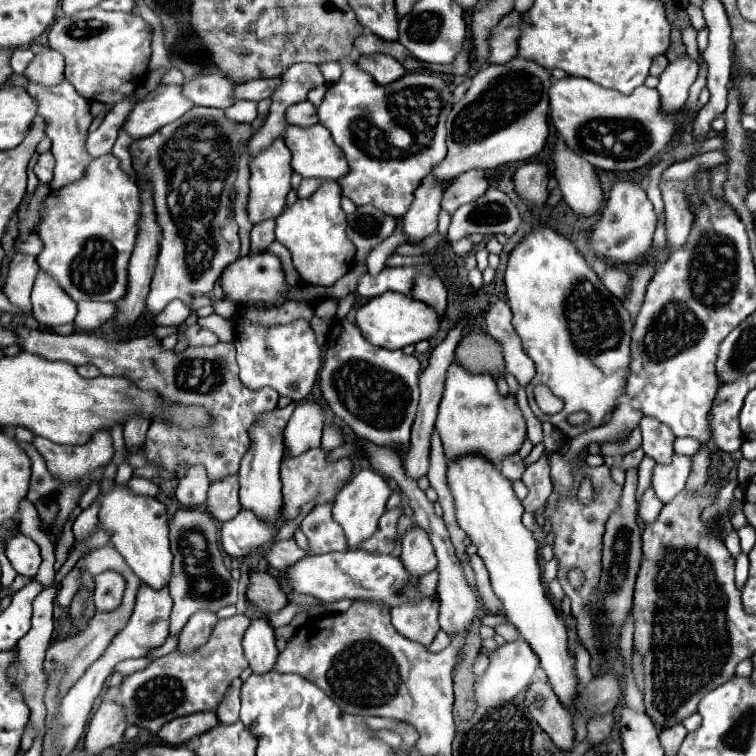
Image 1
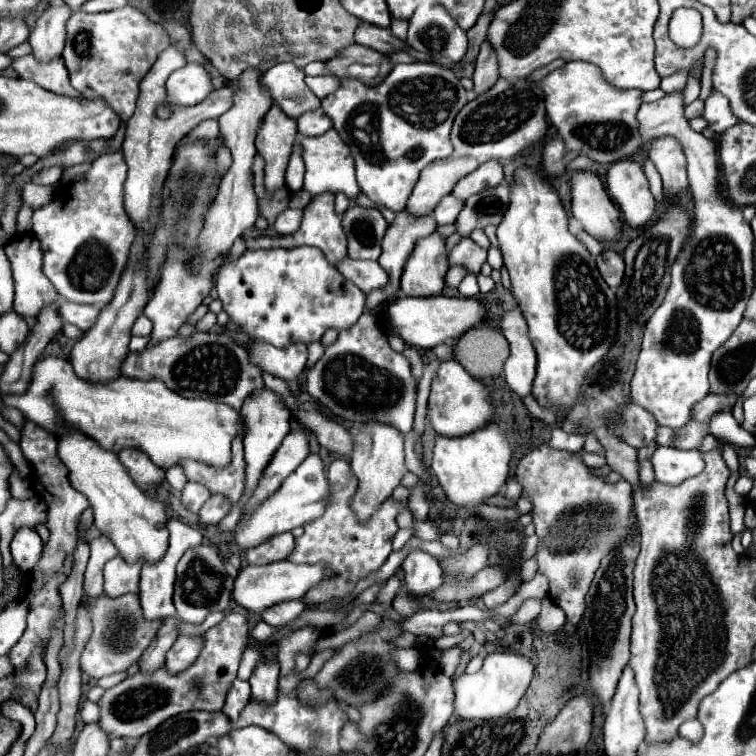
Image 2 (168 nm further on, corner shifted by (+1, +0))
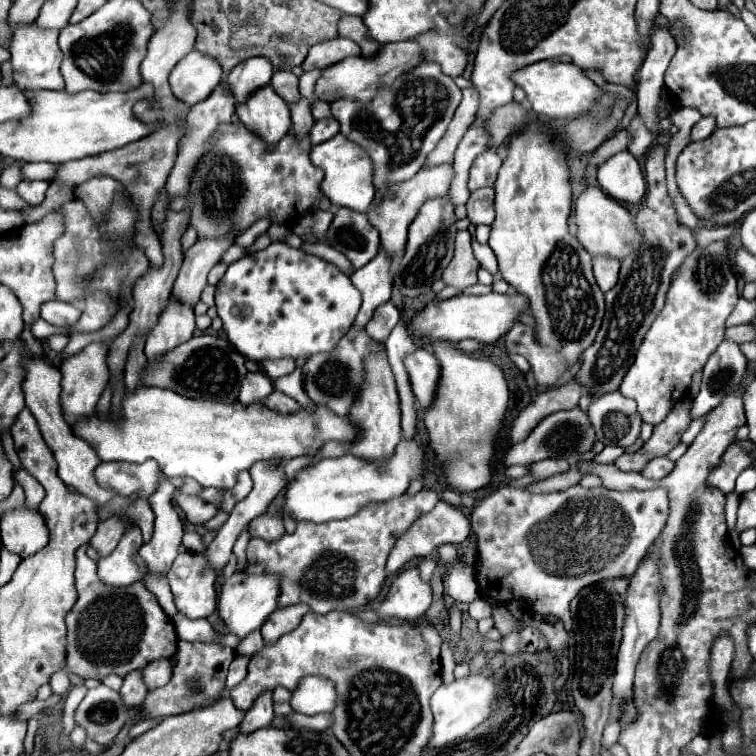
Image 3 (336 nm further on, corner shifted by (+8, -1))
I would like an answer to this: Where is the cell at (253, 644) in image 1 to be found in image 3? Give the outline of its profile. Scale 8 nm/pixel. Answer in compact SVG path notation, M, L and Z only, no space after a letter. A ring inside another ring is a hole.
M264 693L260 695L260 699L254 701L254 705L246 711L244 721L238 725L238 733L252 733L256 729L268 727L274 719L274 711L272 711L272 693Z

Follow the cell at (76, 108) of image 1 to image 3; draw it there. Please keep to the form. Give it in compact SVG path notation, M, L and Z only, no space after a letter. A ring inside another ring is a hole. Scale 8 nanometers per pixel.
M36 21L26 25L16 25L14 37L10 41L12 67L14 67L14 83L22 91L38 91L38 89L64 89L64 79L60 75L62 51L58 47L58 29L40 29Z

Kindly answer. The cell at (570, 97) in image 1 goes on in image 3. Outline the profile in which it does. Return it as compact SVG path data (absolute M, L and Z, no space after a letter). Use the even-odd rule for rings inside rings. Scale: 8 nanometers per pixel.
M536 61L530 63L518 71L512 73L514 85L522 87L528 101L532 103L532 109L538 115L546 115L550 119L574 119L580 117L588 107L600 105L600 87L592 83L580 67L574 63L562 63L562 61Z

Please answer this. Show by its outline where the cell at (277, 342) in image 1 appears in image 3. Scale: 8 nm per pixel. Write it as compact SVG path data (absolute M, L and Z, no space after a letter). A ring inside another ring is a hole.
M284 357L284 359L274 359L274 361L264 361L262 369L270 379L278 379L278 377L290 375L296 369L296 363L288 357Z

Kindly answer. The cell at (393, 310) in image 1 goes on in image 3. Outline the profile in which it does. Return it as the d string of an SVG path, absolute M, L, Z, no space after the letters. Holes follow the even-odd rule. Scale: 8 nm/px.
M488 293L482 297L456 295L446 301L430 301L422 313L416 313L416 317L410 321L410 327L416 335L428 341L440 339L458 343L462 339L478 339L482 343L496 343L514 327L518 317L526 311L528 311L528 299L520 293L512 295Z

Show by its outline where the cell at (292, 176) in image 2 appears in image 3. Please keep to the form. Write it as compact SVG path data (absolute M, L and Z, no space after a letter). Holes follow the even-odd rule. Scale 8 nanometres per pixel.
M300 97L296 103L290 105L290 111L292 111L292 123L294 123L292 129L294 129L294 133L306 135L314 125L312 111L310 111L310 101L306 97Z

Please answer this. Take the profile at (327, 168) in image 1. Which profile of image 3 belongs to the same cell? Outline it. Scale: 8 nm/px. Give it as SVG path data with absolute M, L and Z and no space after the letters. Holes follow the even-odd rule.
M338 133L330 141L324 141L324 145L314 145L310 159L314 165L324 169L324 181L320 187L322 193L336 207L348 207L358 213L368 213L374 199L374 185L372 185L374 171L372 171L372 159L360 145L344 139L344 135Z

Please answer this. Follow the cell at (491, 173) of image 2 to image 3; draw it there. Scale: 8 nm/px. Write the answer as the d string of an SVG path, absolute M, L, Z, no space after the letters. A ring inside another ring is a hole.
M486 151L482 153L478 159L474 159L474 165L470 169L470 181L468 181L468 189L476 191L480 187L490 187L496 181L498 169L502 165L502 159L496 151Z

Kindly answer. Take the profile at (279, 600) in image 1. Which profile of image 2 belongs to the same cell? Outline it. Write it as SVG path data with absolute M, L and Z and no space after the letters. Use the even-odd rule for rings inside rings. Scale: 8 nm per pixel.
M291 600L291 602L279 602L279 604L269 606L267 610L263 610L261 618L263 618L263 622L267 622L271 626L283 626L283 624L295 620L303 612L303 608L305 608L303 602L301 602L301 606L295 600Z

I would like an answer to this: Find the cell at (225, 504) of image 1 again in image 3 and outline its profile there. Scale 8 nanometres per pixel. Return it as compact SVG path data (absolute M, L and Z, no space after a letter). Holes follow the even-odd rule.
M180 493L176 497L176 505L182 509L186 521L192 525L202 525L218 513L218 509L212 503L206 503L200 497L186 495L186 493Z

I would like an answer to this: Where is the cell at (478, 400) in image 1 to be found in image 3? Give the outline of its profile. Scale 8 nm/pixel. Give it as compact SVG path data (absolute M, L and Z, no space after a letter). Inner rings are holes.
M416 349L414 353L406 355L404 365L406 365L408 377L410 377L412 391L418 399L418 403L426 409L432 403L434 393L436 393L440 363L428 349Z

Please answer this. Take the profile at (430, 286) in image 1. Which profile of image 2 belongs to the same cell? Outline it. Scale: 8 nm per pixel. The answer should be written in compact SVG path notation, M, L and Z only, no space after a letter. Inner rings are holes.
M435 232L417 242L401 276L405 296L439 296L445 286L445 240Z

